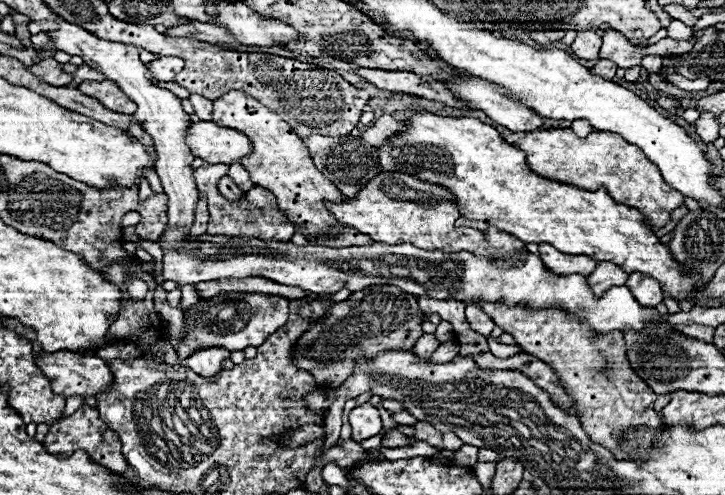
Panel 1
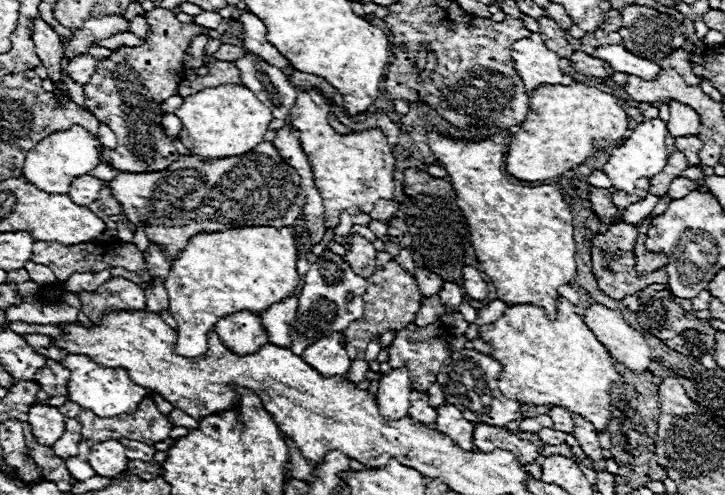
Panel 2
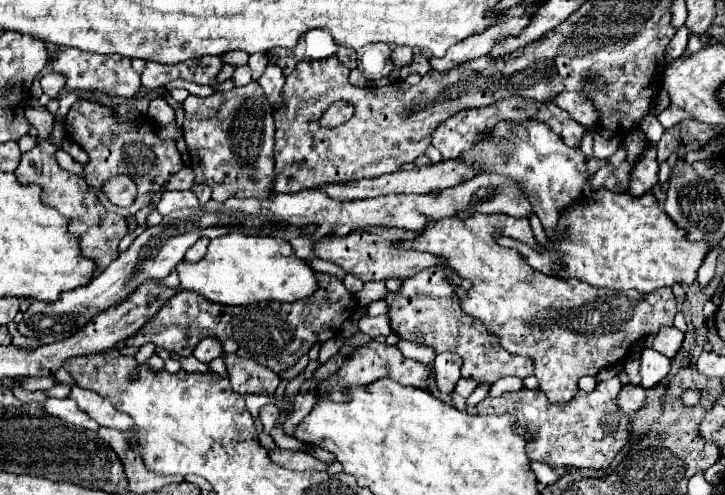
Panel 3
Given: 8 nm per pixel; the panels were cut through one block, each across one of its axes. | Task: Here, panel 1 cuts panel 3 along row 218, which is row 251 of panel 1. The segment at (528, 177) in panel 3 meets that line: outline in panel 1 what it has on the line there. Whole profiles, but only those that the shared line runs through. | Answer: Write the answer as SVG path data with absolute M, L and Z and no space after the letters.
M540 244L540 258L544 266L558 276L570 276L570 274L582 274L590 276L592 268L596 268L596 262L590 256L572 256L572 254L560 254L550 244Z

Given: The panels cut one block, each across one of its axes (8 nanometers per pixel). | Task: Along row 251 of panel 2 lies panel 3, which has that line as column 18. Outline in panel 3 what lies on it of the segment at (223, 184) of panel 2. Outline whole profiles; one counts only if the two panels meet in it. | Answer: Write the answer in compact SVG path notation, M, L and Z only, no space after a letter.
M46 140L38 142L30 152L22 154L22 160L16 168L16 178L20 184L38 184L42 188L42 202L50 208L56 208L64 218L70 220L68 232L78 236L80 250L84 252L84 258L94 260L96 268L106 268L112 260L118 256L118 242L122 236L126 236L126 220L120 214L112 214L102 208L98 200L98 190L88 186L82 176L74 176L66 170L62 170L56 162L56 148L48 144Z

